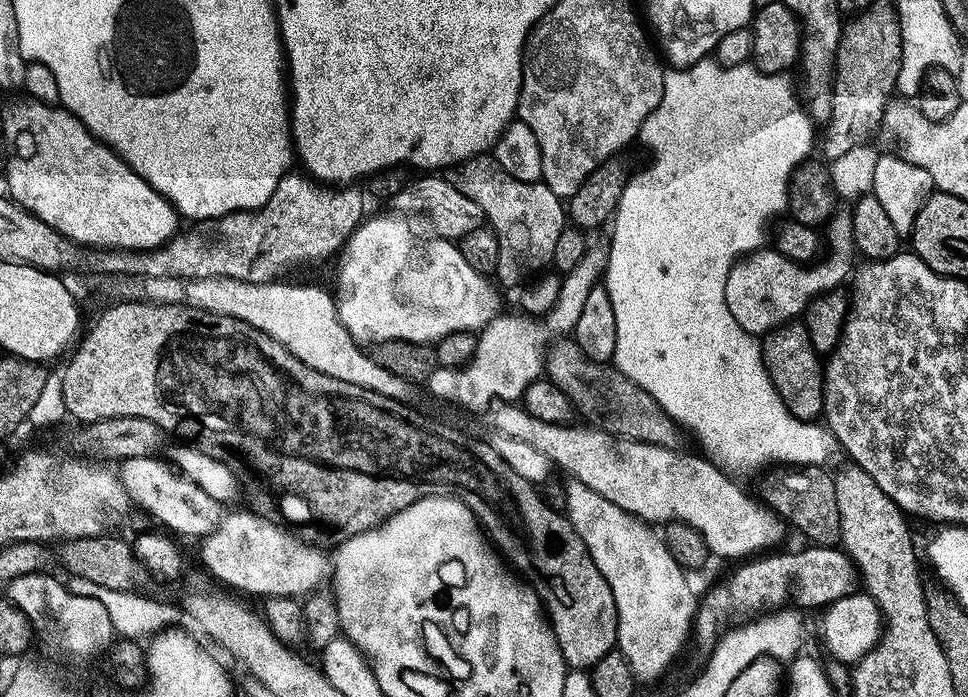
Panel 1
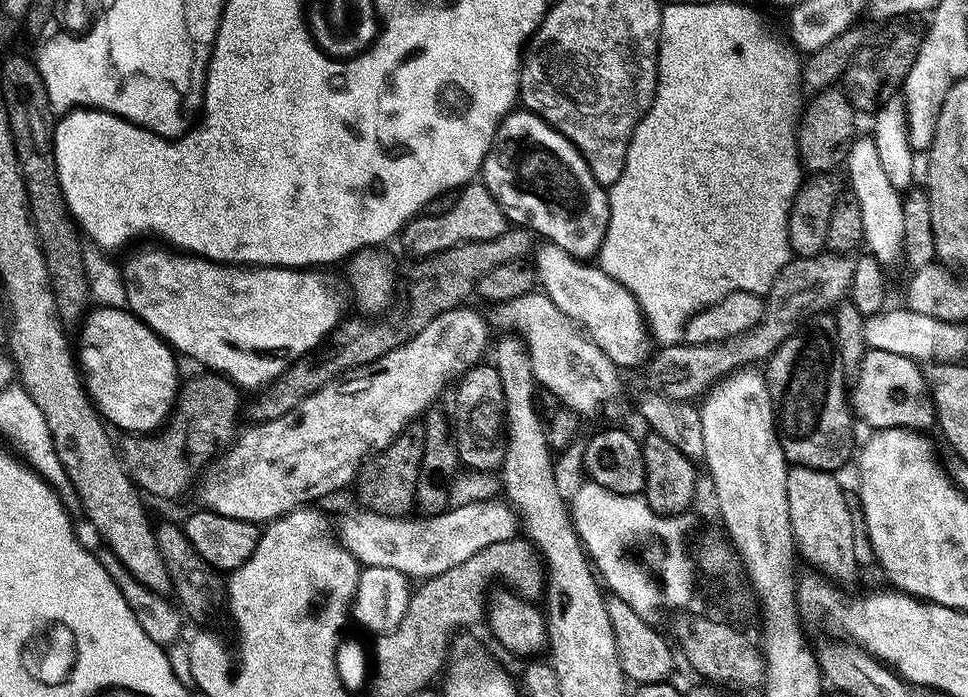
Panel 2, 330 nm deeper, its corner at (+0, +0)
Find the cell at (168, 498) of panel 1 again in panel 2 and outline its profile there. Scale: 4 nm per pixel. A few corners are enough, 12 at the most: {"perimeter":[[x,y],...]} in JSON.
{"perimeter":[[505,501],[436,516],[341,518],[337,539],[363,567],[423,582],[513,539]]}

